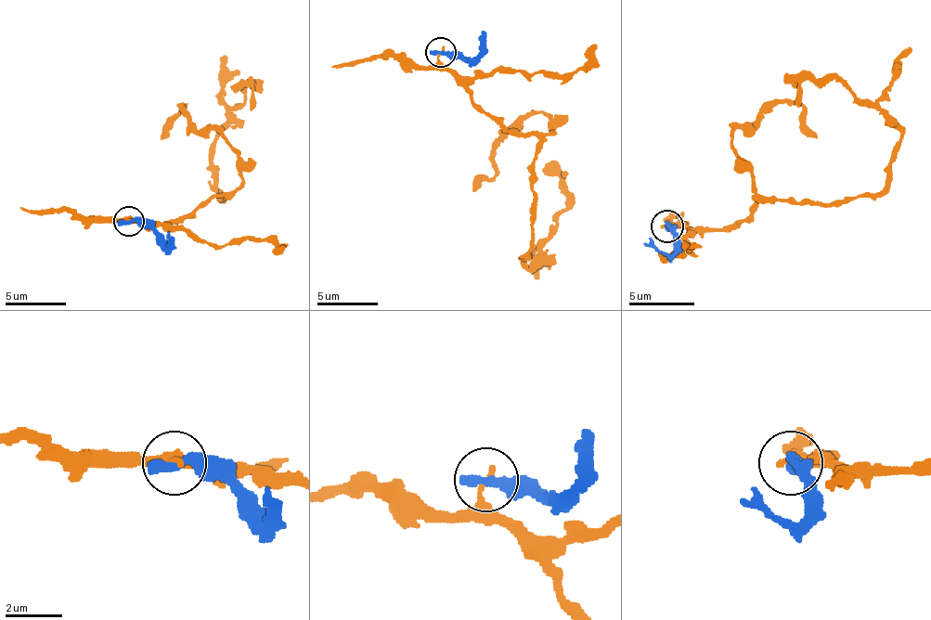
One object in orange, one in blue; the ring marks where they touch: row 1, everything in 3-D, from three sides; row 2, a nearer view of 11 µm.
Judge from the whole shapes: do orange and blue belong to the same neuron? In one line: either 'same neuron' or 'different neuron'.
different neuron

